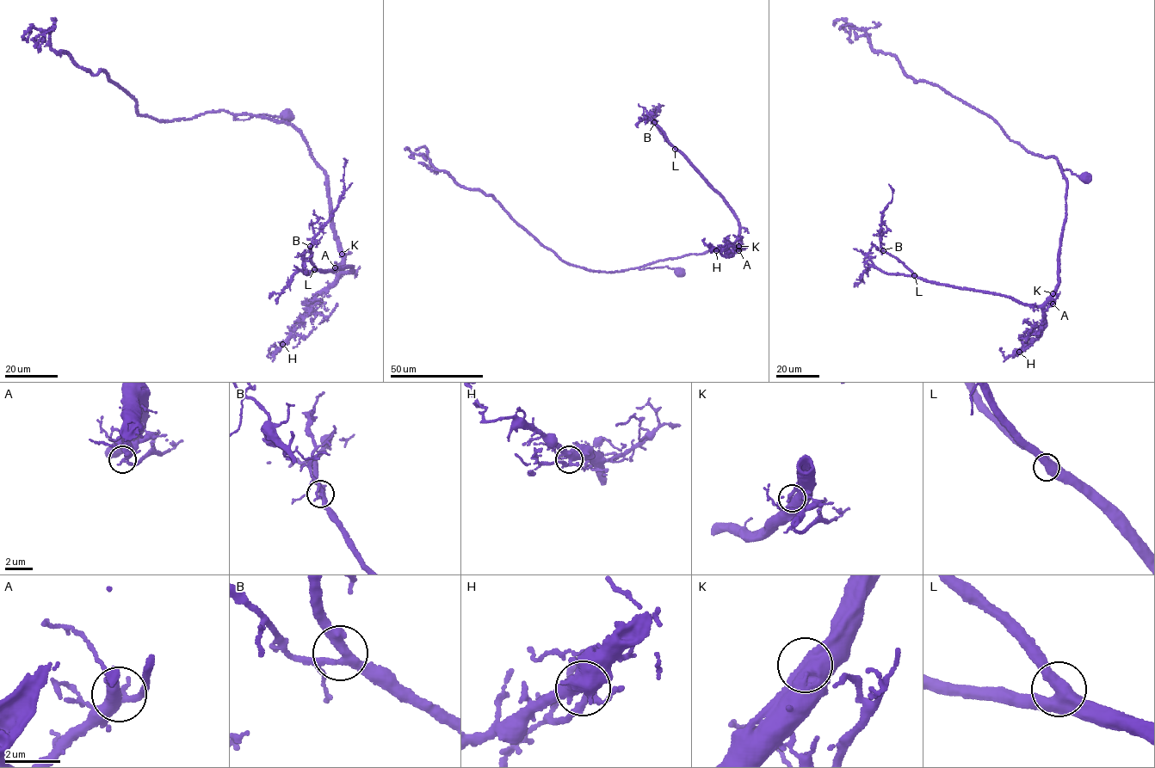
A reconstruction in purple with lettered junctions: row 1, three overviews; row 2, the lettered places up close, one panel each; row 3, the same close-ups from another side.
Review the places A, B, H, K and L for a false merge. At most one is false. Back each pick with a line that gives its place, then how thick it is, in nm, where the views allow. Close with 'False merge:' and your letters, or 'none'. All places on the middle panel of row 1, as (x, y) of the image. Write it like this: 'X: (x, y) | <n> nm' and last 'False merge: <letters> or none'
False merge: none

